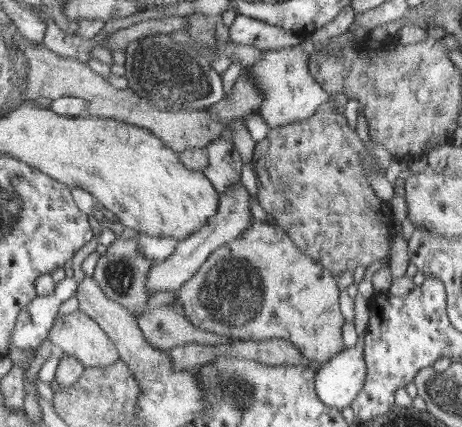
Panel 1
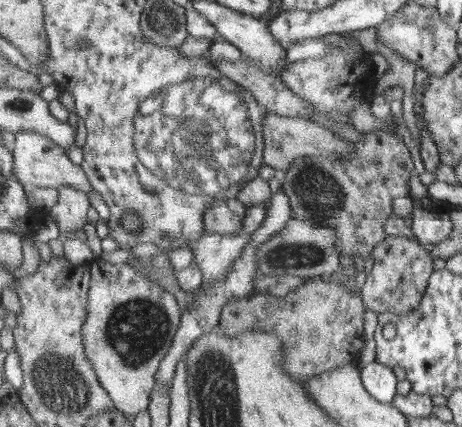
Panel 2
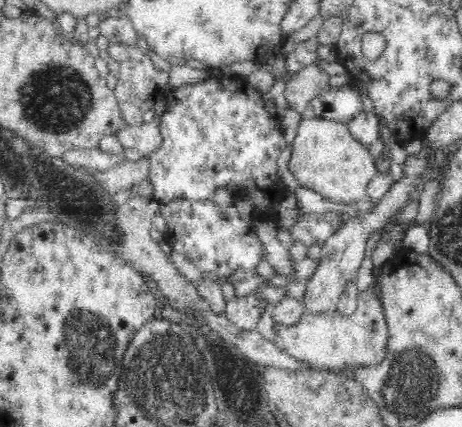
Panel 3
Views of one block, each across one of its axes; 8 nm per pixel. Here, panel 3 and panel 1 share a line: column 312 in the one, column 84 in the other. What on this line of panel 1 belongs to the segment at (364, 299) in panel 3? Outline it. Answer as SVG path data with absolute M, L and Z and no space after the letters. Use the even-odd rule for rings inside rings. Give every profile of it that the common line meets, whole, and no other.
M81 310L57 317L49 340L56 350L78 358L86 367L107 367L119 360L111 337Z

